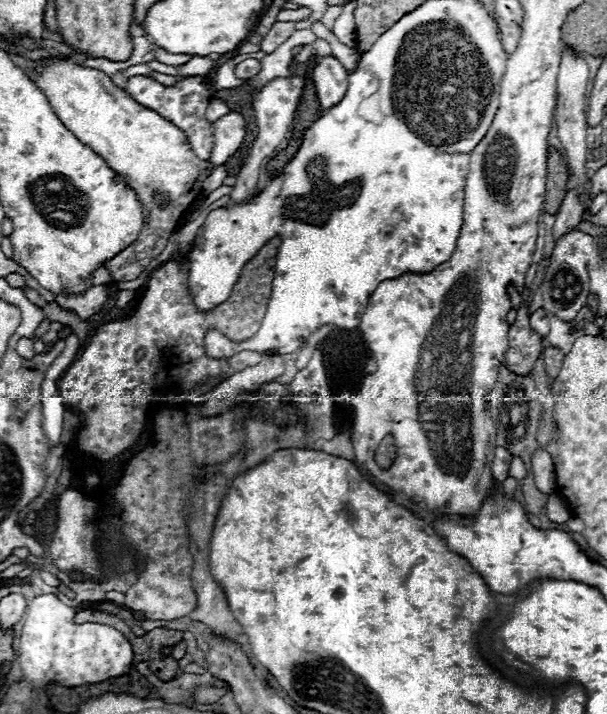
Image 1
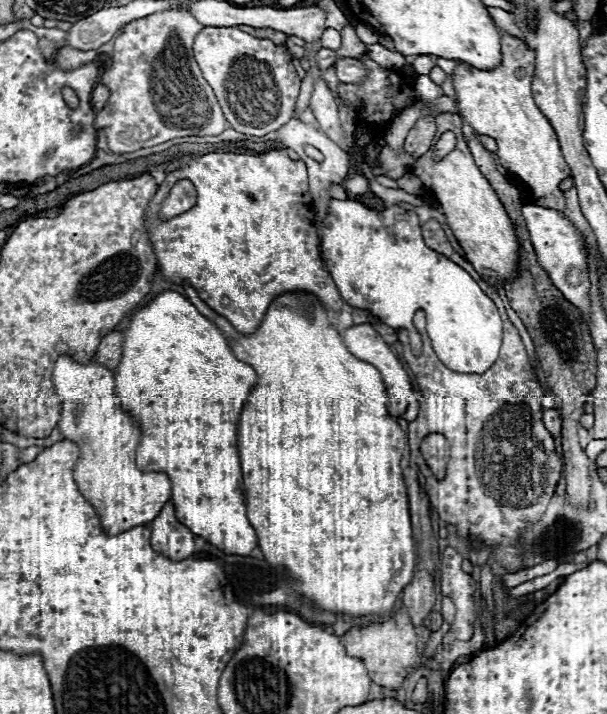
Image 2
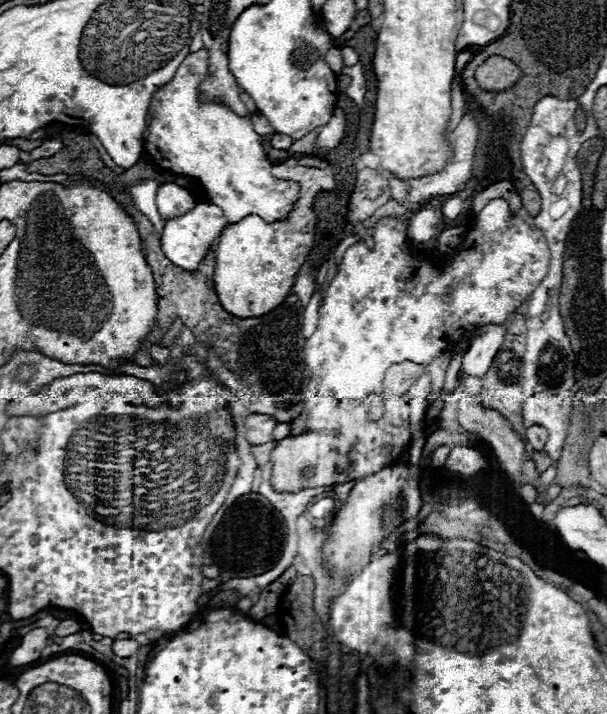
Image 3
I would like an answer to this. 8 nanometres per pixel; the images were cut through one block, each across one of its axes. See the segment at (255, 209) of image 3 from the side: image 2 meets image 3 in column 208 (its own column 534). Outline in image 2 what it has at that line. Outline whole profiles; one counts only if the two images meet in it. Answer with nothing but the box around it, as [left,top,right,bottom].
[386,30,570,210]

